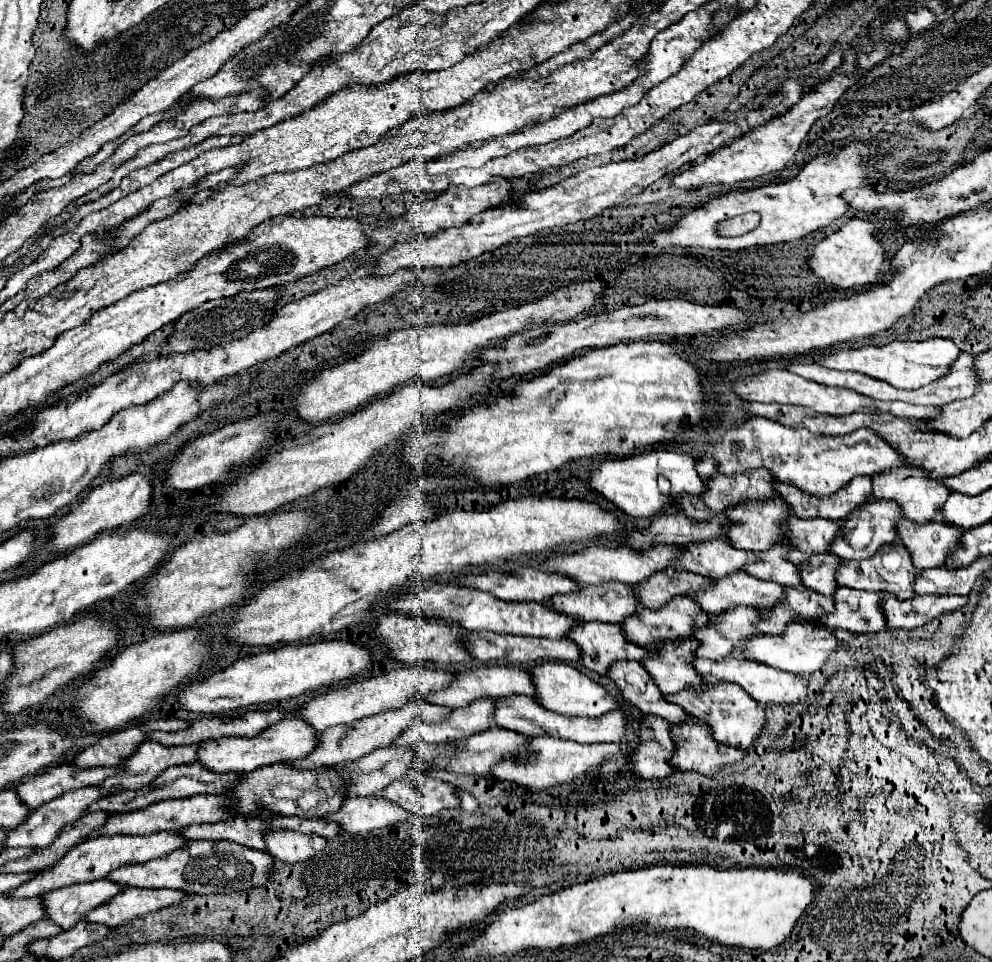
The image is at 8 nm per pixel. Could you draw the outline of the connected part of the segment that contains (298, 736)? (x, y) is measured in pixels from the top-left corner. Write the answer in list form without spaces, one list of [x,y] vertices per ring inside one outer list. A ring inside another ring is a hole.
[[[286,715],[278,725],[268,727],[256,737],[224,737],[218,741],[204,741],[198,751],[198,761],[206,765],[212,771],[226,773],[226,771],[238,771],[248,773],[252,769],[280,763],[280,761],[296,761],[308,757],[312,749],[316,749],[318,731],[312,729],[312,725],[306,725],[306,721],[300,715]]]

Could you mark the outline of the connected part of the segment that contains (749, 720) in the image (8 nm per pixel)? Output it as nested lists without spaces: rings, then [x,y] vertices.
[[[720,681],[716,685],[708,685],[702,689],[684,689],[676,695],[668,695],[666,699],[684,707],[690,715],[710,725],[712,737],[716,741],[738,749],[748,749],[750,745],[754,745],[766,727],[764,707],[758,701],[752,701],[752,697],[748,697],[748,693],[744,693],[744,689],[740,689],[740,685],[736,683]]]

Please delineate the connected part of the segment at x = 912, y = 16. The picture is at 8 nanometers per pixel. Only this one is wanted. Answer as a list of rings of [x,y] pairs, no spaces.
[[[916,9],[916,11],[912,11],[912,13],[906,15],[906,23],[908,23],[908,27],[912,31],[918,33],[918,31],[924,31],[930,25],[934,25],[936,23],[936,17],[930,11],[926,11],[926,9]]]

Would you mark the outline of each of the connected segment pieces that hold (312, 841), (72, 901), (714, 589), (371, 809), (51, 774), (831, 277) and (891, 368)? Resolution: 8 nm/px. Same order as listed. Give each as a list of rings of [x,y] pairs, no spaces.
[[[272,831],[266,835],[266,851],[280,861],[300,863],[312,859],[316,853],[324,851],[326,839],[320,835],[302,835],[288,831]]]
[[[100,879],[84,885],[68,885],[42,897],[48,917],[62,929],[70,929],[72,925],[82,921],[92,909],[108,903],[120,891],[124,891],[124,885],[110,879]]]
[[[732,573],[730,577],[718,579],[704,591],[694,593],[692,597],[700,603],[706,613],[718,615],[728,611],[730,607],[764,607],[772,609],[772,605],[784,601],[786,589],[774,581],[760,581],[748,573]]]
[[[348,797],[342,809],[326,817],[328,821],[338,823],[346,833],[358,835],[372,829],[392,827],[406,819],[406,811],[400,809],[394,801],[384,801],[384,797]]]
[[[58,765],[48,769],[42,775],[28,779],[26,783],[18,785],[16,791],[20,799],[30,807],[36,809],[68,791],[86,787],[86,785],[100,785],[104,779],[116,775],[120,767],[76,767],[76,765]]]
[[[852,219],[844,227],[840,227],[836,233],[828,235],[824,241],[820,241],[808,259],[808,267],[822,277],[828,285],[838,287],[860,287],[870,283],[880,283],[884,275],[890,271],[890,257],[886,249],[882,247],[882,241],[878,241],[878,227],[872,221],[866,219]]]
[[[926,339],[926,341],[892,341],[882,347],[860,347],[850,349],[842,353],[834,353],[820,361],[828,369],[838,371],[858,371],[876,379],[882,379],[898,389],[920,389],[932,381],[938,381],[940,377],[948,375],[948,369],[960,355],[958,345],[952,339]]]

